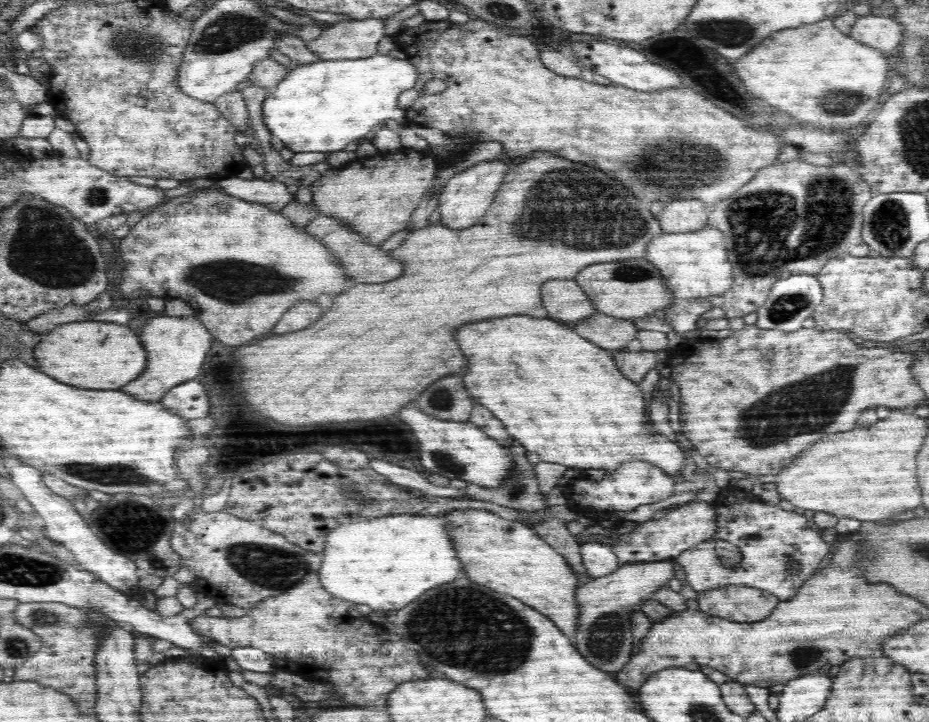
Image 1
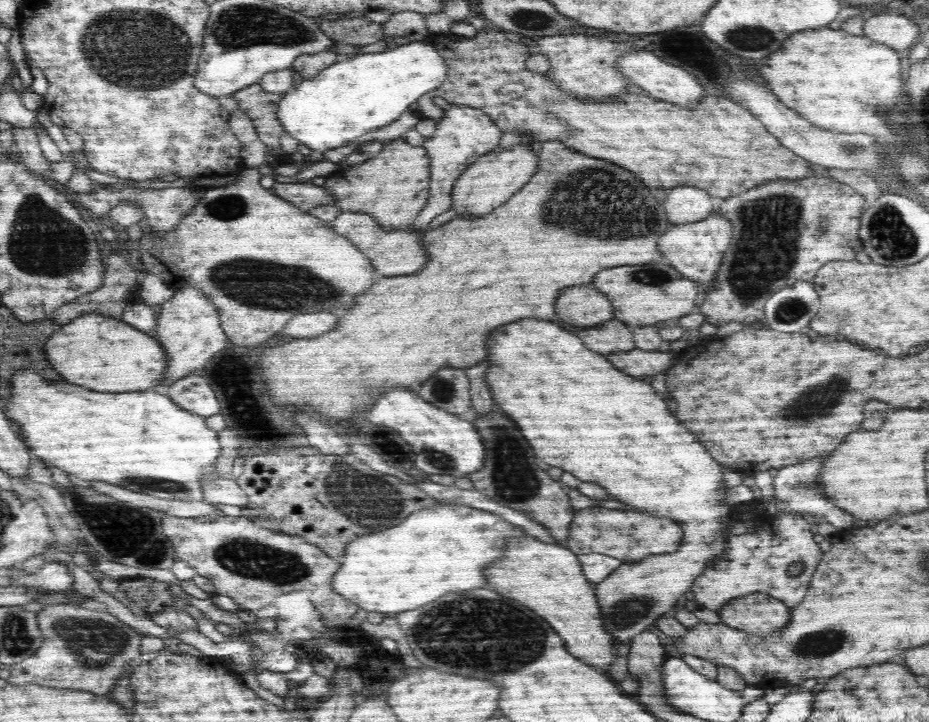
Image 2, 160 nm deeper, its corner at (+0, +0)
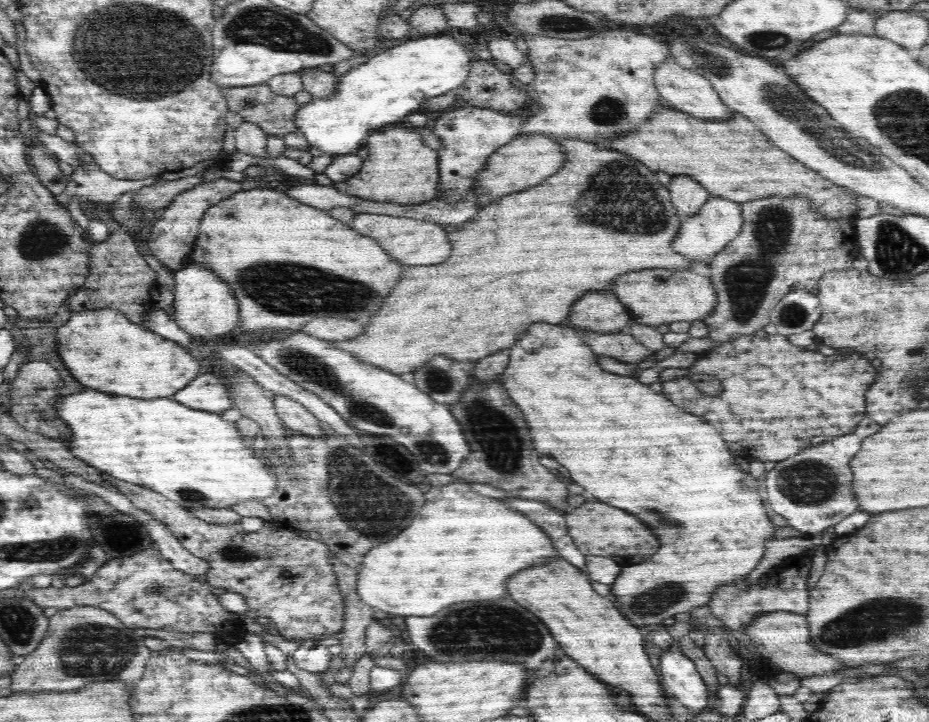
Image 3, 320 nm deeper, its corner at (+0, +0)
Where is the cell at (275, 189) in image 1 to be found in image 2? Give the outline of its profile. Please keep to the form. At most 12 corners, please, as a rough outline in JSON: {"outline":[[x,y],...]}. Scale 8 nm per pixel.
{"outline":[[275,183],[276,196],[303,211],[334,205],[334,195],[307,183]]}

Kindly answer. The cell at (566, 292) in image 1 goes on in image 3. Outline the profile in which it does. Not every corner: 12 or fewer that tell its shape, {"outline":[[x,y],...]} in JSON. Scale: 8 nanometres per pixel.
{"outline":[[592,292],[574,304],[568,320],[598,333],[632,322],[612,292]]}

